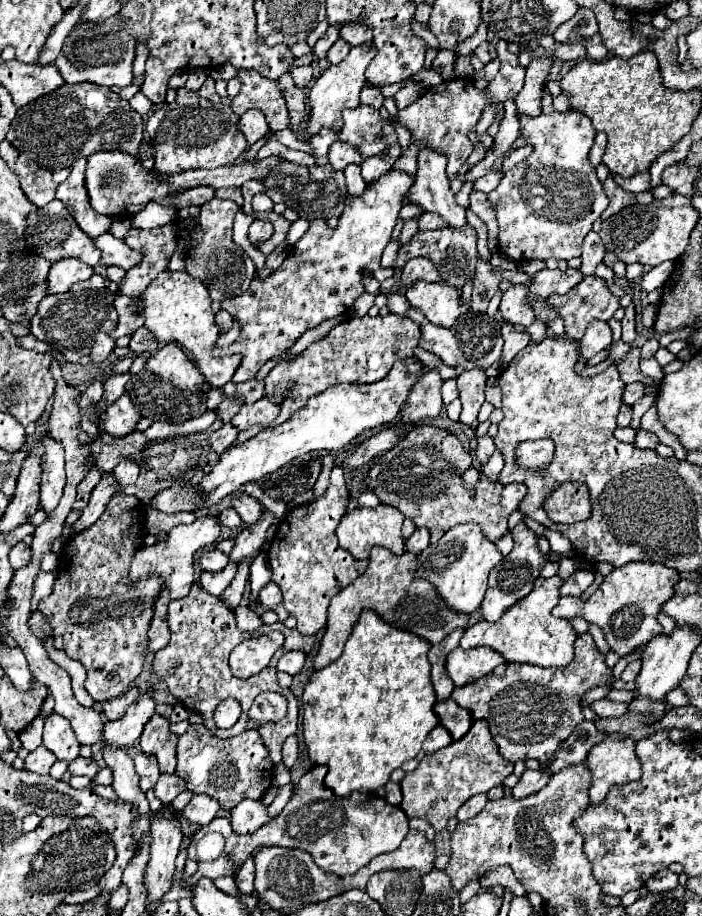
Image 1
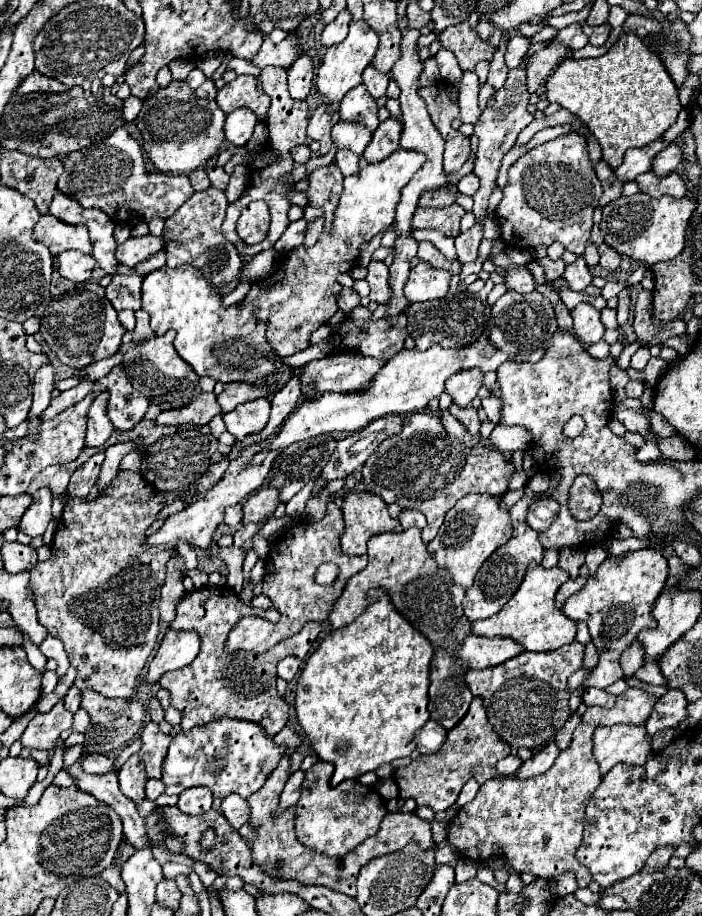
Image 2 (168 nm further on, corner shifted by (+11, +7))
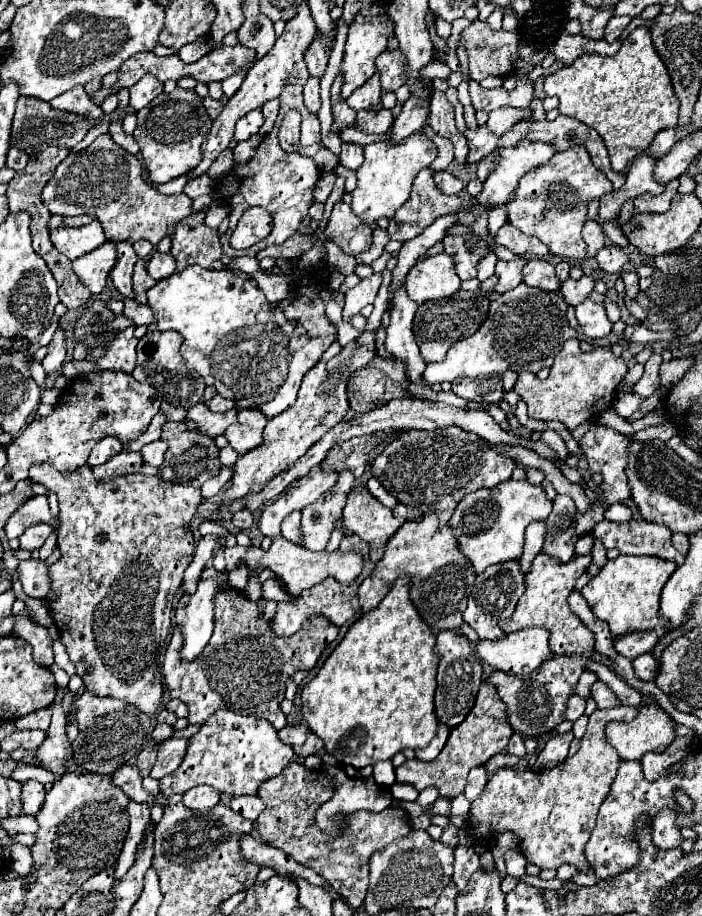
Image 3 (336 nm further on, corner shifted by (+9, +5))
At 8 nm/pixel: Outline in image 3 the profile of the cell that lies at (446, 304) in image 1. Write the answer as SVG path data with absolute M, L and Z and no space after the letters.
M447 253L427 257L411 267L407 273L407 293L415 303L429 299L451 297L461 289L461 279L453 269L453 261Z

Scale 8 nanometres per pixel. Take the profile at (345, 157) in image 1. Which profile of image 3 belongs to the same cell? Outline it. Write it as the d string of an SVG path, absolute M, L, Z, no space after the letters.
M381 109L379 113L361 111L361 113L357 113L355 127L357 127L359 131L365 131L365 133L383 135L383 133L389 131L391 123L393 123L393 117L391 117L391 111L389 111L389 109Z

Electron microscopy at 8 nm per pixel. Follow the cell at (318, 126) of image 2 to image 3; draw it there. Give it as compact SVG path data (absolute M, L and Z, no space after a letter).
M341 75L335 77L333 85L331 85L331 105L333 105L333 125L331 125L331 131L333 133L341 133L343 129L351 127L353 125L353 119L355 119L355 111L347 105L347 101L341 99Z

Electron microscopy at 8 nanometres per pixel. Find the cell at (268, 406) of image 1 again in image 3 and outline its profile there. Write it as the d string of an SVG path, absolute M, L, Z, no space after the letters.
M239 409L237 411L237 423L233 423L227 431L225 437L229 445L243 455L245 451L251 451L253 447L259 447L263 443L263 429L267 425L267 417L261 411L255 409Z

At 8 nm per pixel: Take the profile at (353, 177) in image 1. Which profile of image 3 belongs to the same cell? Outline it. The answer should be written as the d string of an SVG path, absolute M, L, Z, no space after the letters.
M341 145L343 151L339 155L339 163L351 171L357 171L363 163L363 147L361 145Z

